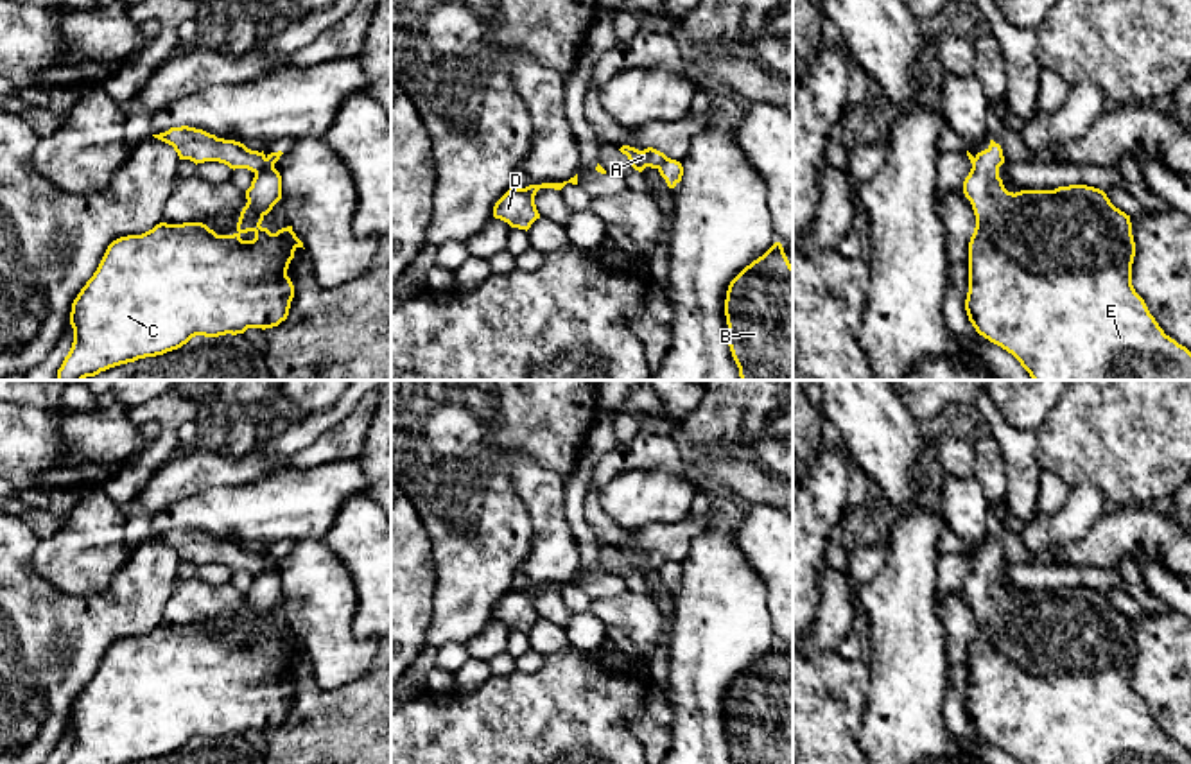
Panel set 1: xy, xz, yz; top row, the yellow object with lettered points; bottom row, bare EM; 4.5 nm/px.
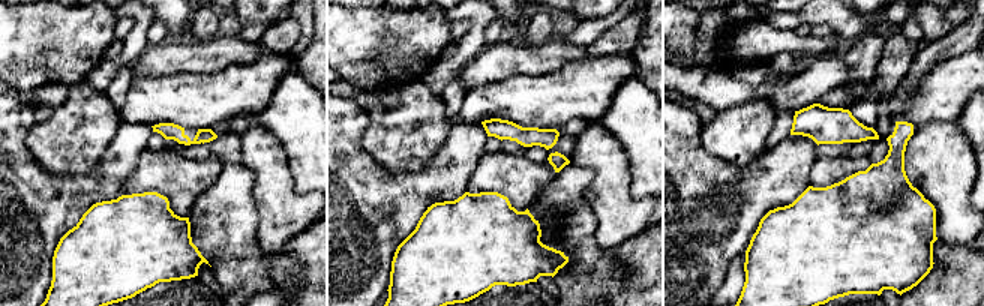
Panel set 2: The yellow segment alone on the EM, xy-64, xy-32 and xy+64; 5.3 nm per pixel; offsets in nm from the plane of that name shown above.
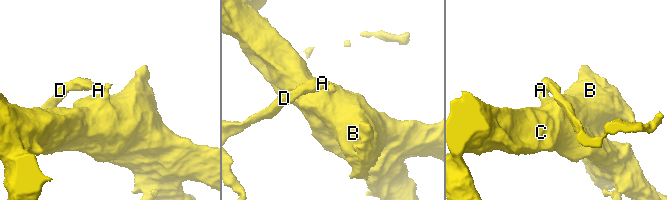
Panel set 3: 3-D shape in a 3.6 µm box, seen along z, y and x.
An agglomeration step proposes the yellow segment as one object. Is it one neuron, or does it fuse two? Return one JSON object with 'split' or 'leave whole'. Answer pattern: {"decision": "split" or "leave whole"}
{"decision": "split"}

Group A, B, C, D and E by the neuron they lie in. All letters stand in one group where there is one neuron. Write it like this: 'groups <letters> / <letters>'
groups A D / B C E

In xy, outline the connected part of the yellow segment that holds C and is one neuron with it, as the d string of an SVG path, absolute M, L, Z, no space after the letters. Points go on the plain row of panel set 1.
M282 552L267 556L264 569L255 574L251 588L246 592L248 604L240 613L233 637L217 637L203 624L160 624L142 637L113 642L97 673L72 705L74 744L63 764L135 764L178 751L196 737L237 737L248 730L265 732L285 723L294 699L294 687L287 678L287 671L294 653L303 649L303 644L296 638L292 628L276 635L260 628L282 601L282 577L274 570L282 556Z

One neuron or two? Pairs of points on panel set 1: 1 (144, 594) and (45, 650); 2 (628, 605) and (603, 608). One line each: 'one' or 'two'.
1: one
2: one

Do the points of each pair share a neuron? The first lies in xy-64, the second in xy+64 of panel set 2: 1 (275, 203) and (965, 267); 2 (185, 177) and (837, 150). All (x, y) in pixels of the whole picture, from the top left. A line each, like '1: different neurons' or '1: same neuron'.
1: different neurons
2: different neurons

